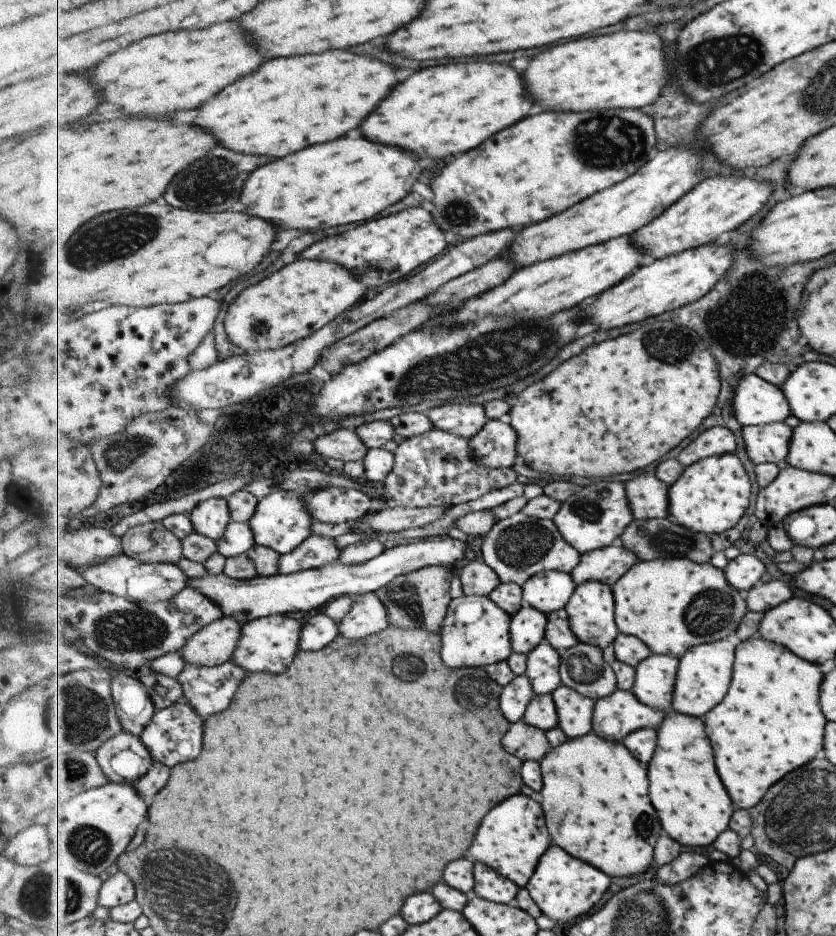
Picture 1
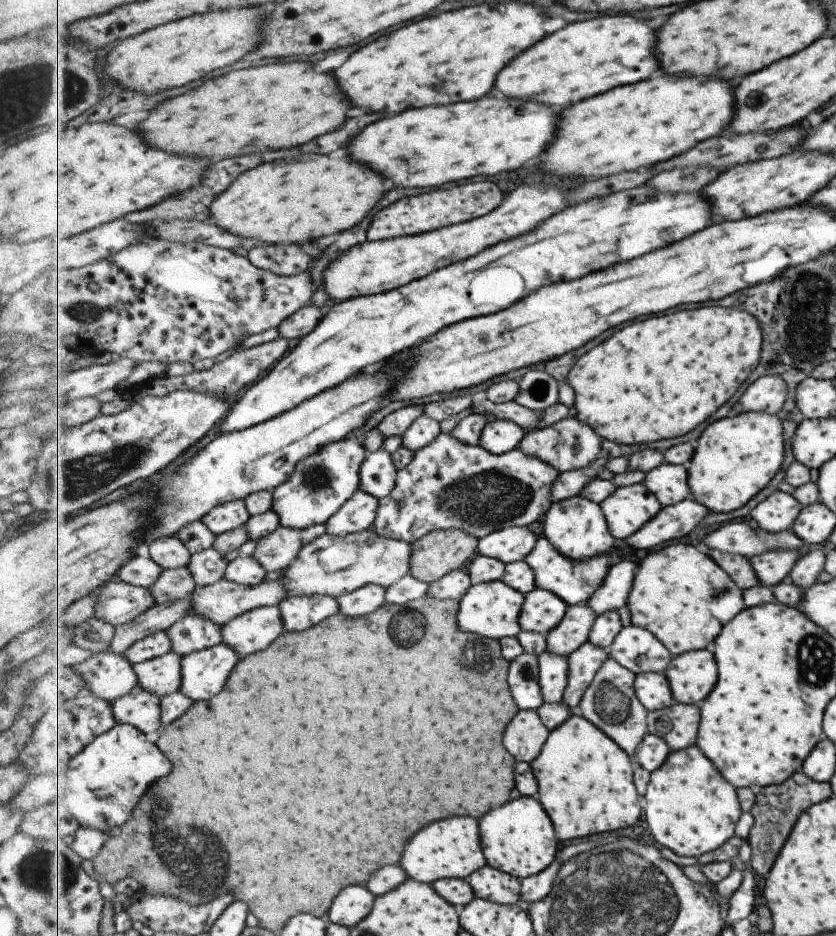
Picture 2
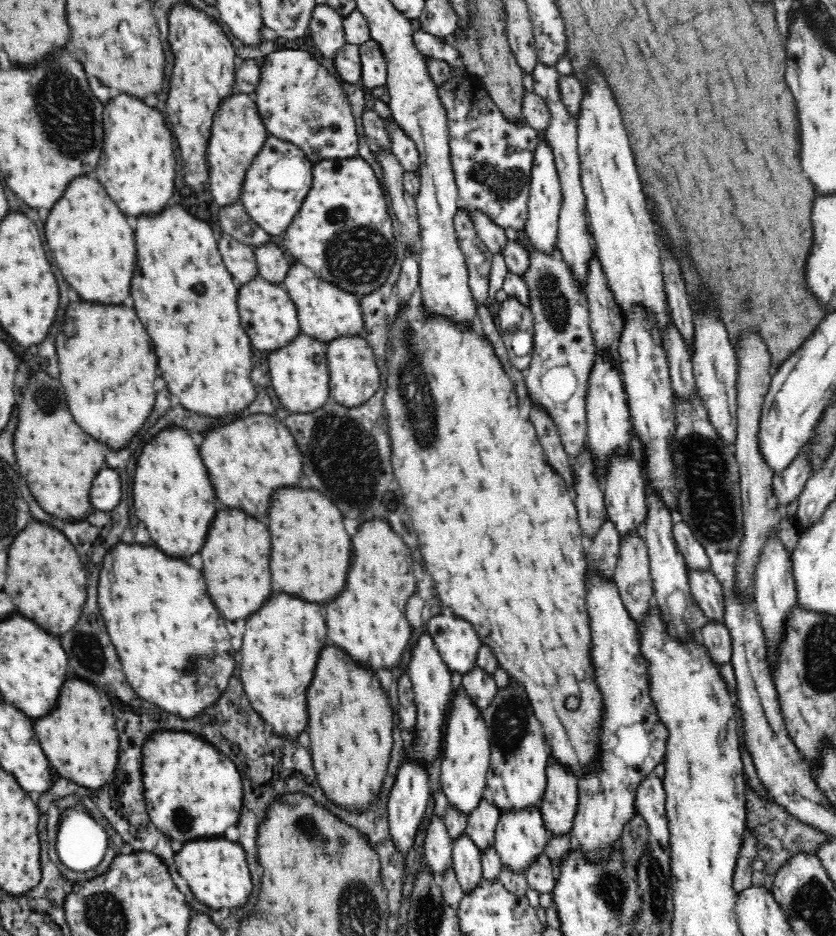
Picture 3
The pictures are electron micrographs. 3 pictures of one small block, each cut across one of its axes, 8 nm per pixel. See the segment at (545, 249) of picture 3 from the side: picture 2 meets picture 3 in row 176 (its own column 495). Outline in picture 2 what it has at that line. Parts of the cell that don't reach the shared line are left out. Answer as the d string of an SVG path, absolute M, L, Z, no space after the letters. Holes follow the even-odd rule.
M507 527L479 539L478 554L504 563L524 561L539 539L527 527Z

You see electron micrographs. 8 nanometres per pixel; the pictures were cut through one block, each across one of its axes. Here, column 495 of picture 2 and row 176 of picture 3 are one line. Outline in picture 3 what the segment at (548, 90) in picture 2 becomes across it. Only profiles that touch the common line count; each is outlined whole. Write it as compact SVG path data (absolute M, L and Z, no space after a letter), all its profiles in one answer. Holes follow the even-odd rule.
M84 176L68 186L66 196L54 204L48 216L46 238L52 260L80 298L100 304L120 304L130 296L136 268L134 230L100 182Z

